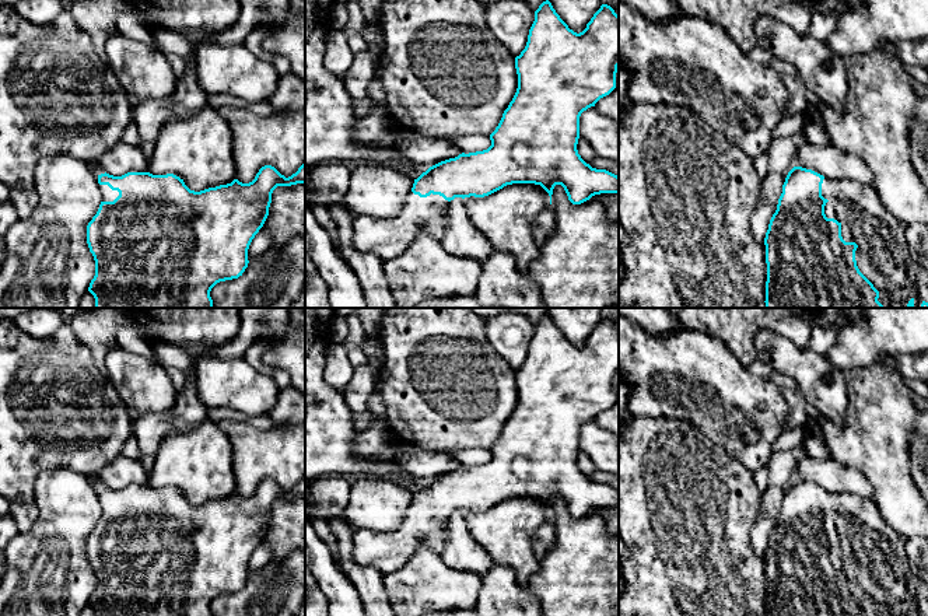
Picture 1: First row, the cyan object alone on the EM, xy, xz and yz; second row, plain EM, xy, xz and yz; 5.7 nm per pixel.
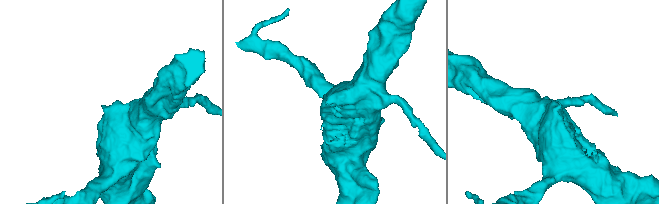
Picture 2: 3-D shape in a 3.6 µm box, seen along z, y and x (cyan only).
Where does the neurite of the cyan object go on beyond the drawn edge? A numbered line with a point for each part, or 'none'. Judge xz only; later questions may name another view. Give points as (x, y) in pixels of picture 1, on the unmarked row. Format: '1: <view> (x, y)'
1: xz (387, 552)

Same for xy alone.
1: xy (107, 507)

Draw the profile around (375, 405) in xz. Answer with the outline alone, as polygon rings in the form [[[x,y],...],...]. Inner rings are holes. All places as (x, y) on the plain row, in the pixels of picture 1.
[[[375,389],[368,398],[368,412],[375,416],[384,414],[385,406],[381,393]]]

